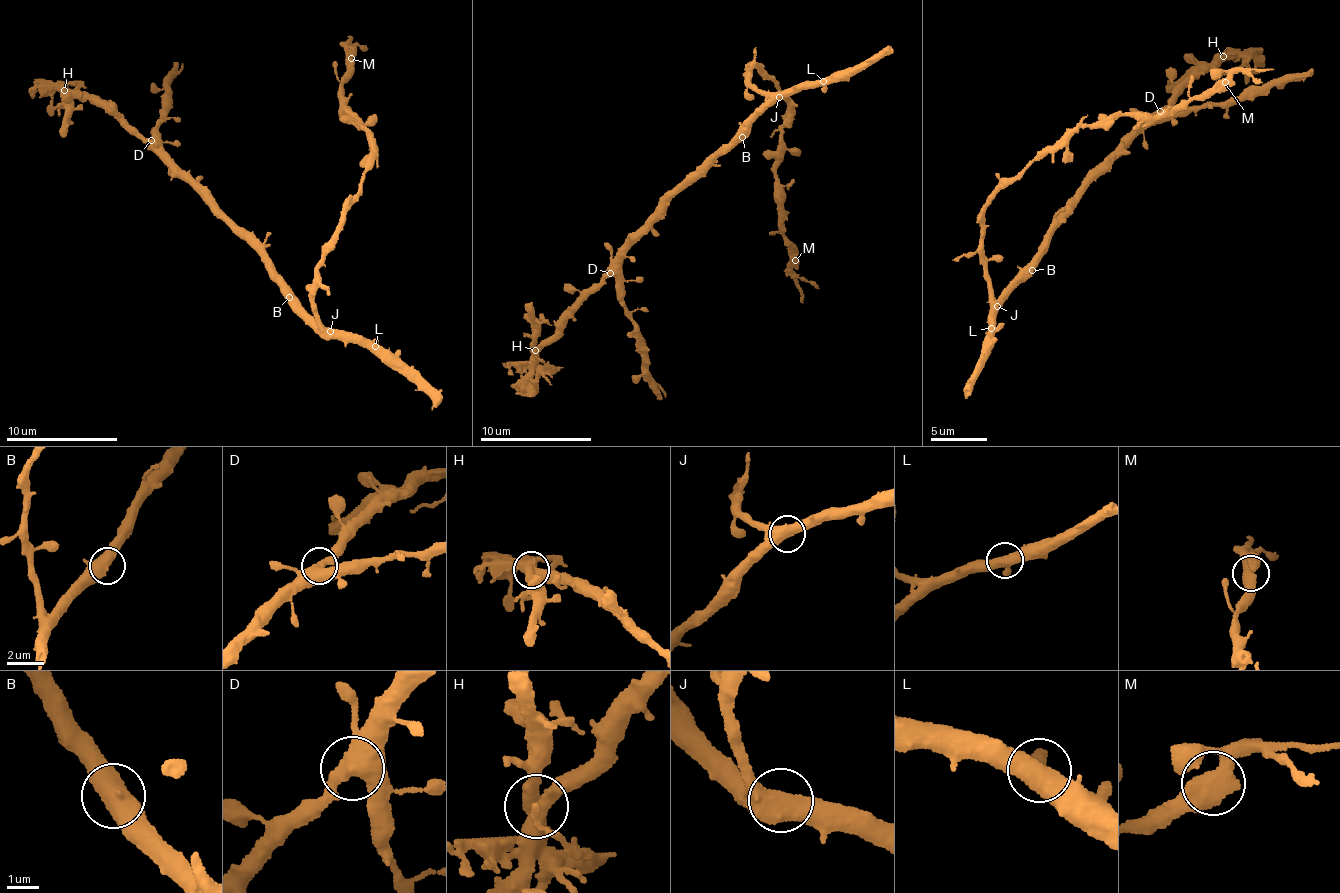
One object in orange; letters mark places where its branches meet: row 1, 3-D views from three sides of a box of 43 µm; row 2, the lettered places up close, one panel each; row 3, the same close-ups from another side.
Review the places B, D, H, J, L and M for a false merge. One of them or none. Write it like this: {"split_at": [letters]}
{"split_at": ["H"]}

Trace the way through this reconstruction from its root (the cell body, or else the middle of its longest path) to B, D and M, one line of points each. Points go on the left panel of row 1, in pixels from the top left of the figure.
B: (321, 325), (289, 297)
D: (321, 325), (301, 308), (291, 288), (263, 259), (261, 253), (183, 179), (151, 140)
M: (321, 325), (313, 301), (317, 263), (373, 156), (366, 131), (340, 105), (338, 94), (351, 58)

